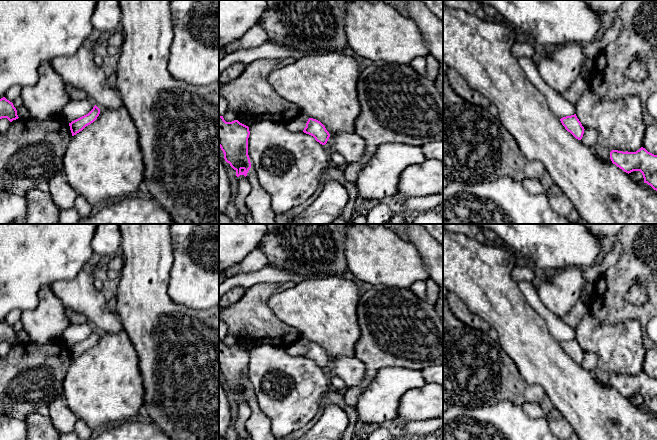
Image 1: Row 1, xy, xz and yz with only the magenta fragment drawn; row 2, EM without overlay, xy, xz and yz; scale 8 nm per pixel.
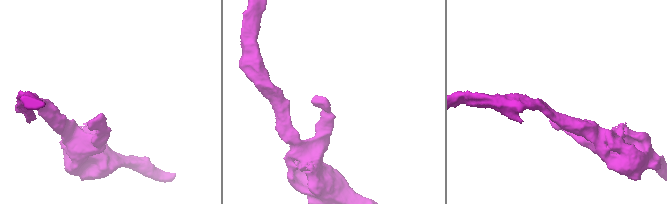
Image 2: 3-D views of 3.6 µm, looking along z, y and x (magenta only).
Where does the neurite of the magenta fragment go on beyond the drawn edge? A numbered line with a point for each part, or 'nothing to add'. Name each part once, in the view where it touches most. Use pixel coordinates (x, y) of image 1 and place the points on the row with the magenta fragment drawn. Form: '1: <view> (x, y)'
nothing to add

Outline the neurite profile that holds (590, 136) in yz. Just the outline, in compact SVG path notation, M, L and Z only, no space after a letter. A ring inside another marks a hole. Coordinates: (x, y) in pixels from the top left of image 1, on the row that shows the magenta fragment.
M585 129L581 142L589 147L593 147L598 138L598 132L595 129Z

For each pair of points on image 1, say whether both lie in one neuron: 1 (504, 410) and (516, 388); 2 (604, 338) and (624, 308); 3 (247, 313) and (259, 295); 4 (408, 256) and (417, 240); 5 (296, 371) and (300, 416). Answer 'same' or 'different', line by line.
1: different
2: different
3: same
4: different
5: same

